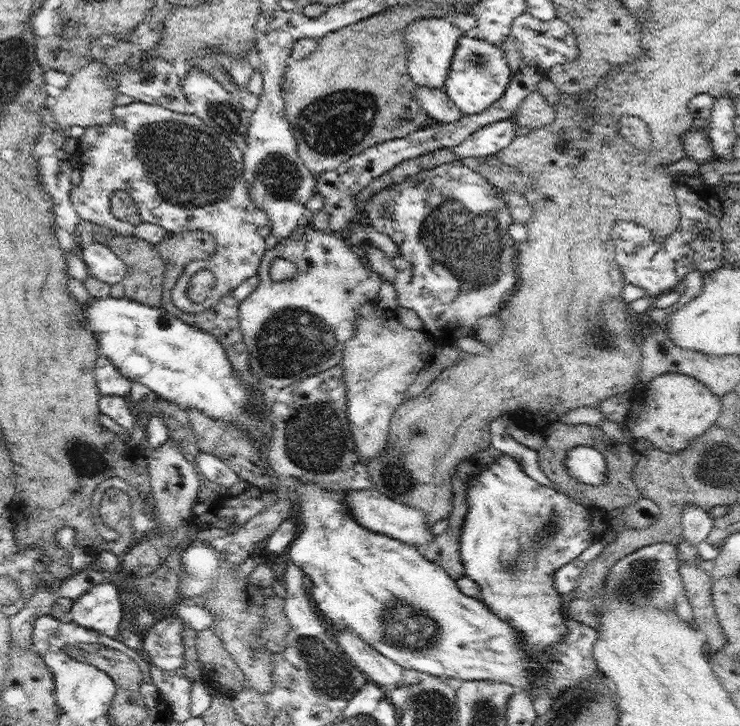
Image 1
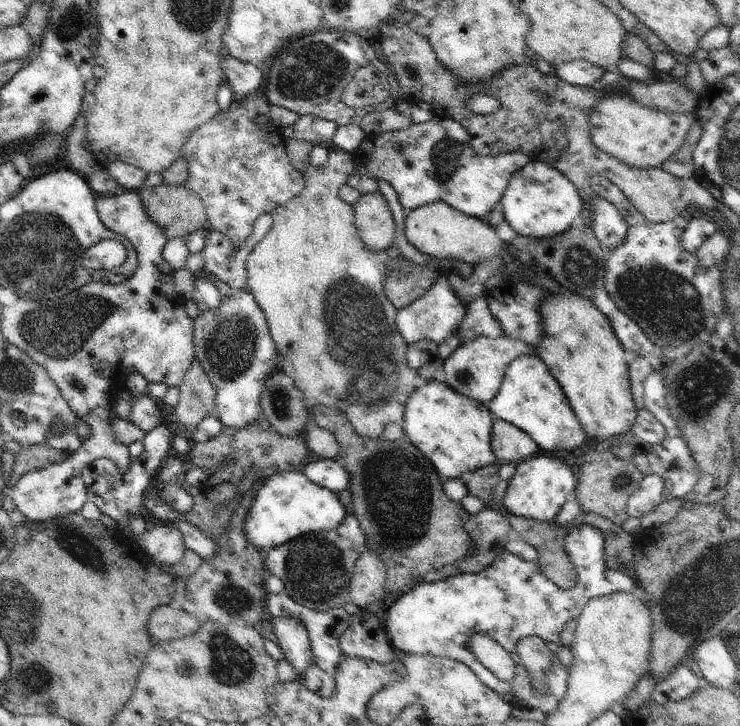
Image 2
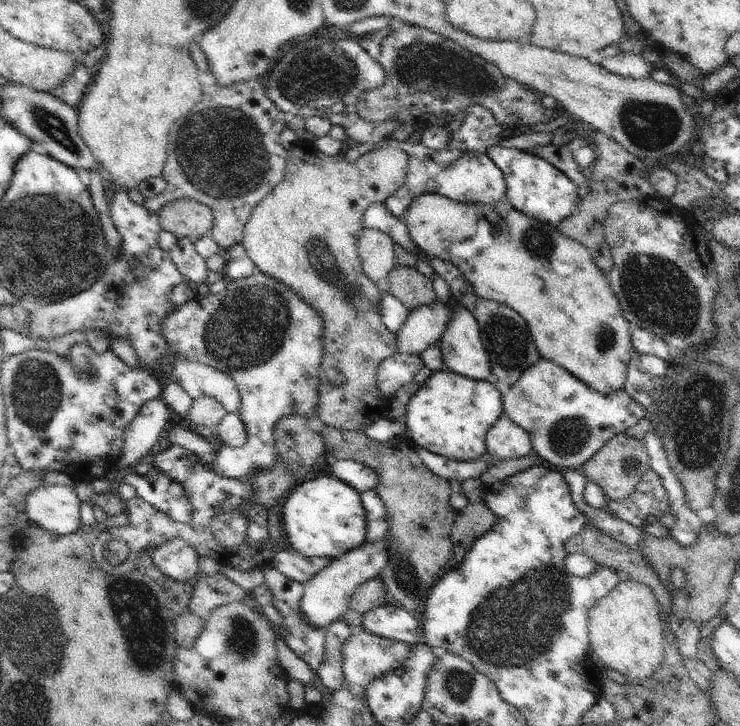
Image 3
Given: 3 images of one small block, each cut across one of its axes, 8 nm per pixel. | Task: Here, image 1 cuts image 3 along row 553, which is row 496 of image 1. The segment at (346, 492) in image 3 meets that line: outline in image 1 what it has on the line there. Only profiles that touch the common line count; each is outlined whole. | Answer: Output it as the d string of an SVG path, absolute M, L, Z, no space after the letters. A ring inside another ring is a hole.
M298 479L298 507L300 516L297 522L302 526L291 542L285 555L300 567L312 580L311 595L320 612L338 628L350 630L360 636L366 644L376 648L384 656L399 664L403 669L426 672L434 676L460 678L460 680L504 681L515 690L528 691L533 698L562 695L568 687L578 685L582 679L602 677L592 654L598 631L578 619L566 614L564 621L568 632L552 648L552 660L534 660L530 652L524 650L520 634L512 624L500 620L480 599L471 597L455 584L455 580L438 564L422 556L414 546L386 537L364 528L346 503L346 491L326 491L320 484ZM544 671L544 674L542 674ZM557 690L559 694L553 695Z

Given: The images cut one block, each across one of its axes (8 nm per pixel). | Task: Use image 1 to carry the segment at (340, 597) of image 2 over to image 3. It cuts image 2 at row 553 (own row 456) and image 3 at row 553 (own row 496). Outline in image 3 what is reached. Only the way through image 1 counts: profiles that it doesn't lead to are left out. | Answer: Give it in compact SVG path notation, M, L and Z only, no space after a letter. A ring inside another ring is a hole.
M277 550L274 567L290 580L304 584L308 582L320 569L323 569L332 559L309 559L294 550Z

